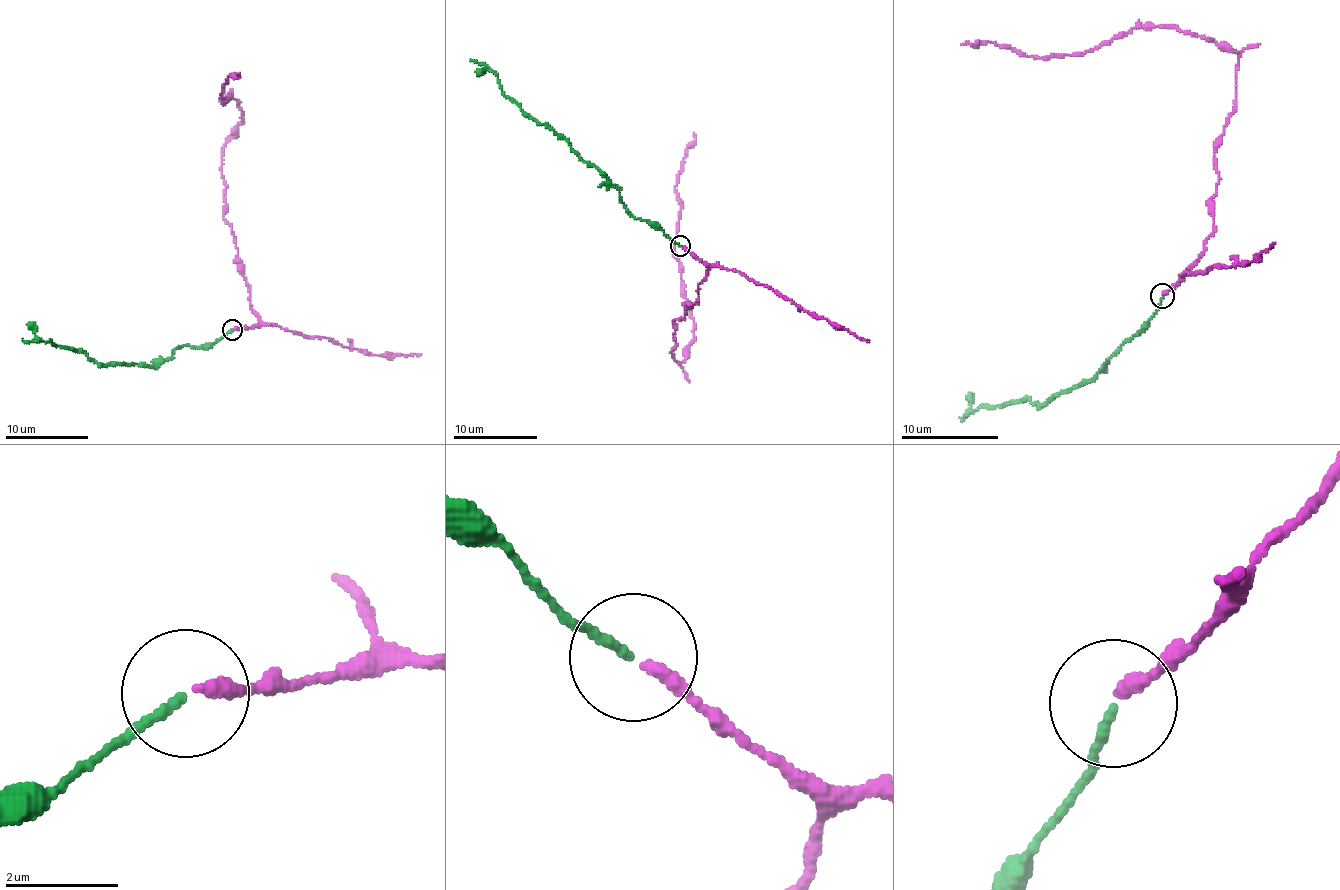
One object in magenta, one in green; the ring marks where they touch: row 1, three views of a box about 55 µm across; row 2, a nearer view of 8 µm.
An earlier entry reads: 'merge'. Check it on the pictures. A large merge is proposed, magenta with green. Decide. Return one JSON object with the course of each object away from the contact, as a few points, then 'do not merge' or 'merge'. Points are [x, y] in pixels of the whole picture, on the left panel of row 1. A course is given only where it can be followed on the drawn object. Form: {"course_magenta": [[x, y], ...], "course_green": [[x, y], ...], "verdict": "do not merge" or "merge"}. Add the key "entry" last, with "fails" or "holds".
{"course_magenta": [[233, 329], [260, 316], [223, 217], [221, 148], [242, 121], [237, 99], [220, 94], [237, 74]], "course_green": [[233, 329], [212, 343], [180, 346], [172, 356], [153, 366], [123, 362], [102, 364], [77, 349], [22, 338]], "verdict": "merge", "entry": "holds"}

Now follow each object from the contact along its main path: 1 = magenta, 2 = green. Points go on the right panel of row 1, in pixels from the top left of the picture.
1: (1163, 295), (1213, 232), (1214, 142), (1233, 111), (1238, 56), (1158, 26), (1056, 57), (961, 44)
2: (1163, 295), (1137, 334), (1128, 338), (1092, 379), (1061, 390), (1044, 403), (1021, 399), (980, 407), (959, 417)

